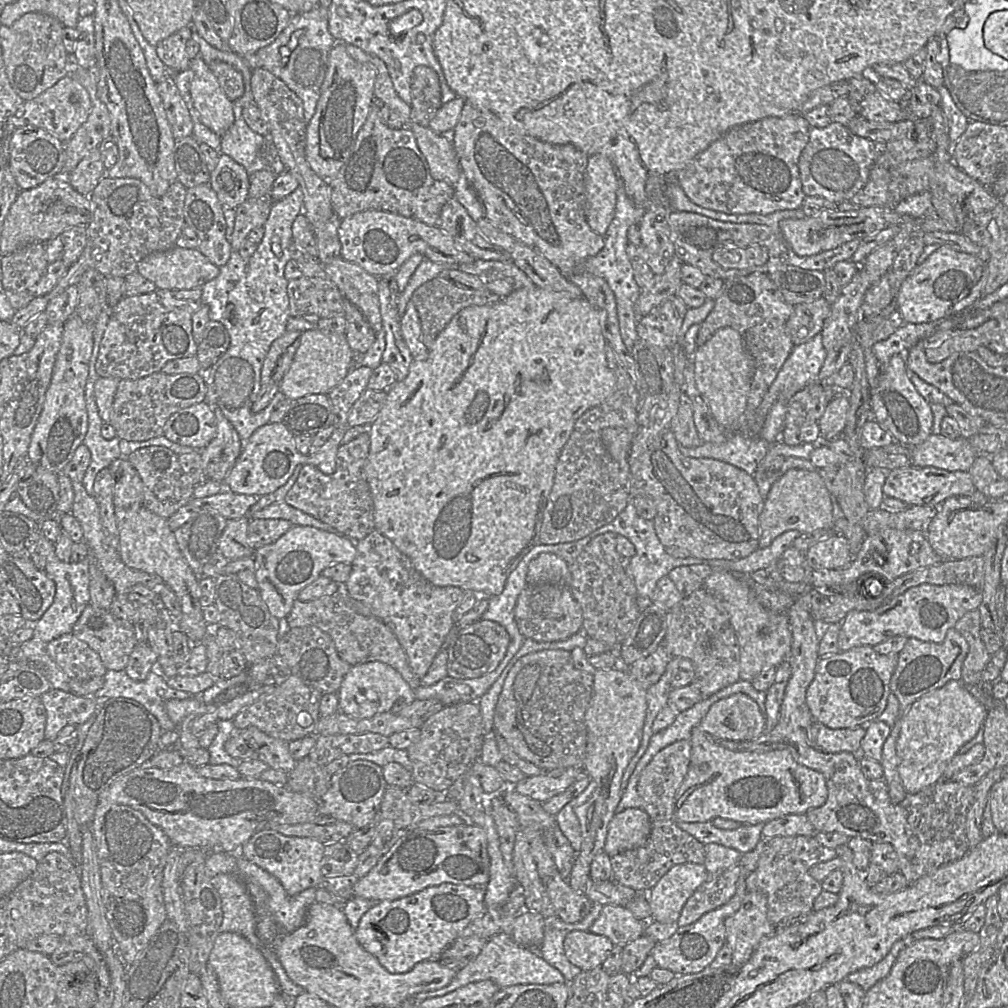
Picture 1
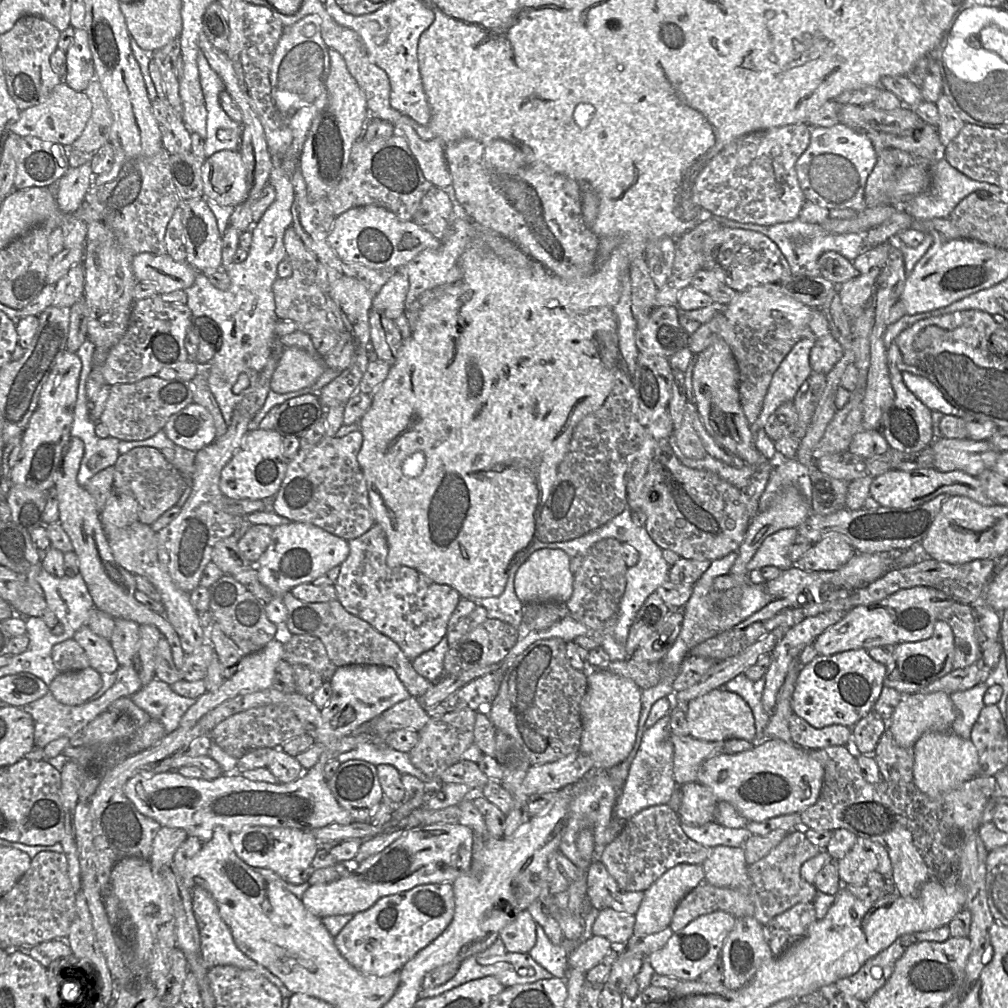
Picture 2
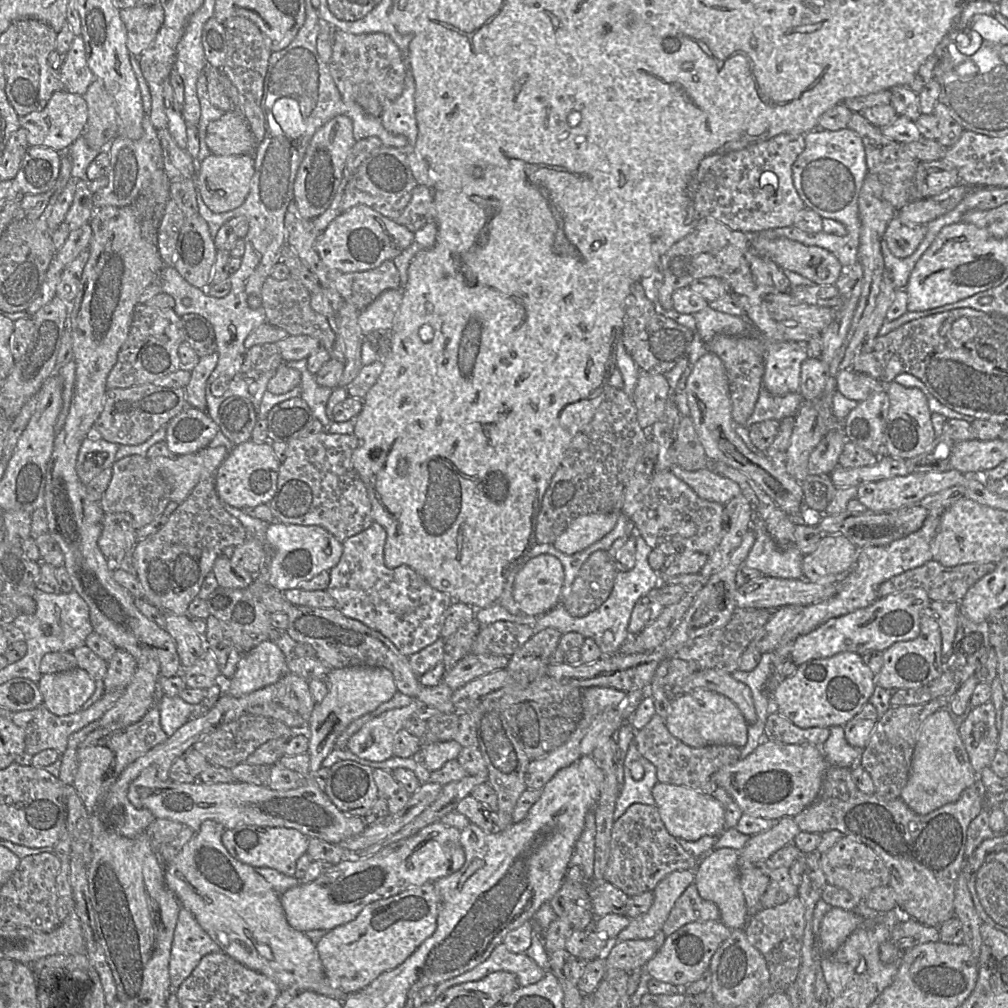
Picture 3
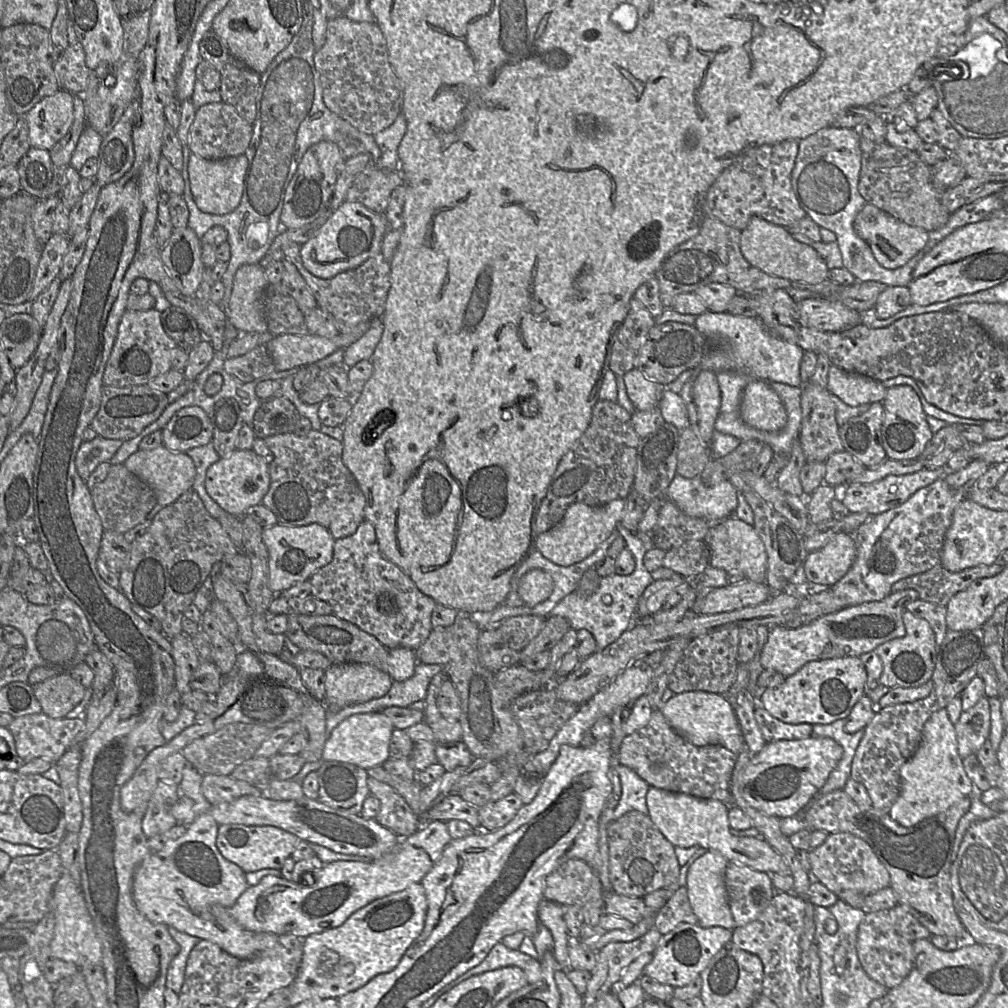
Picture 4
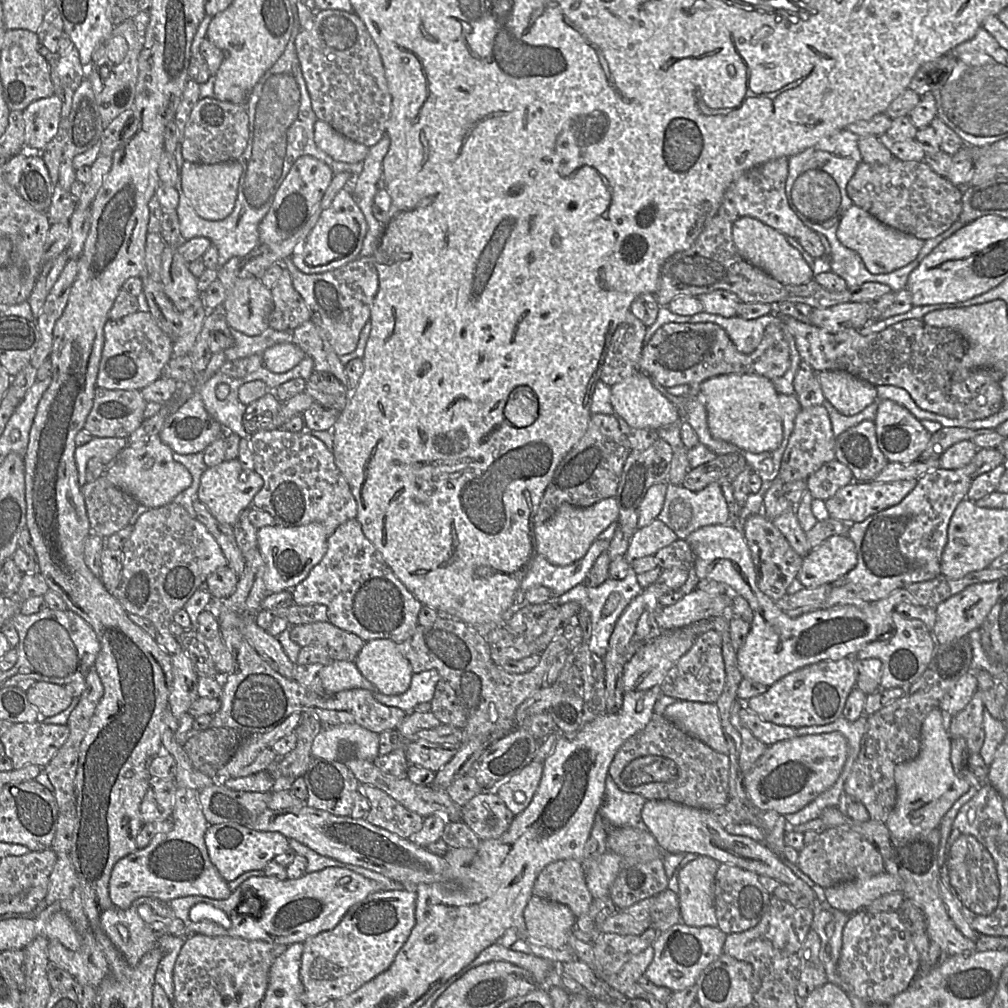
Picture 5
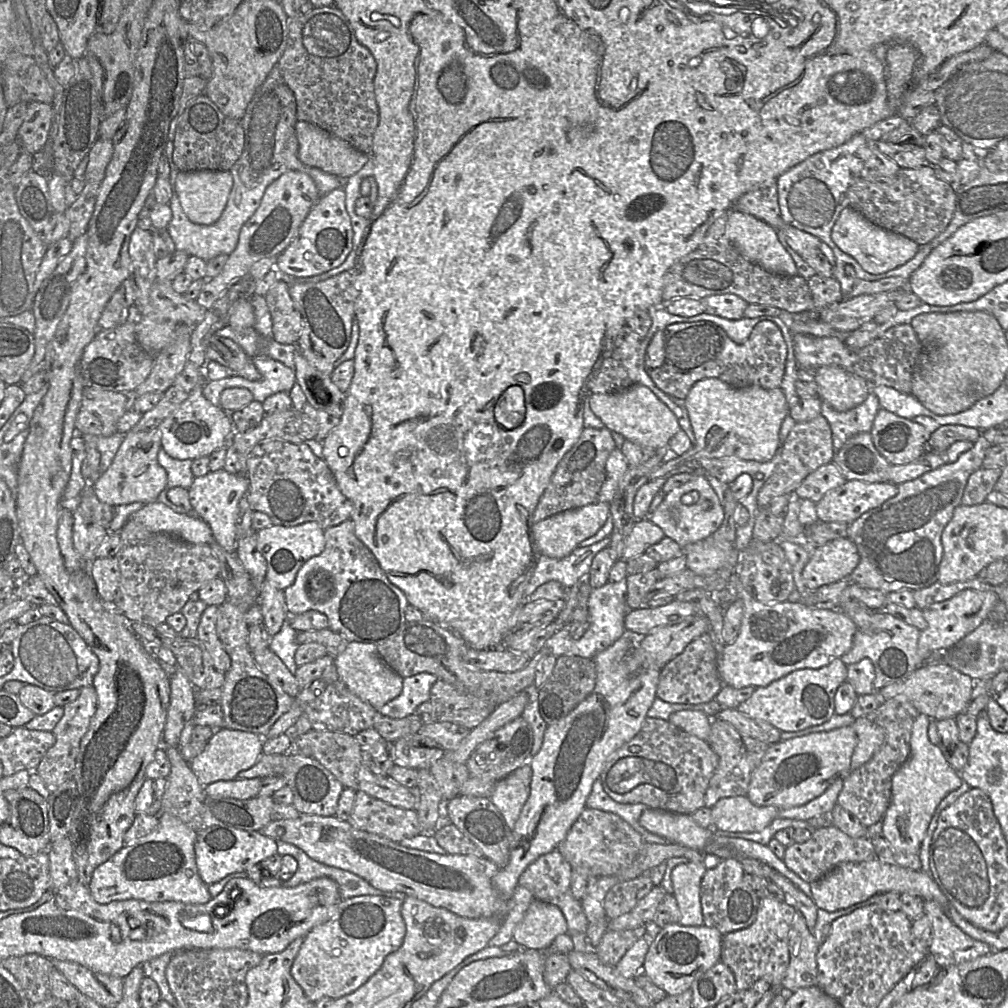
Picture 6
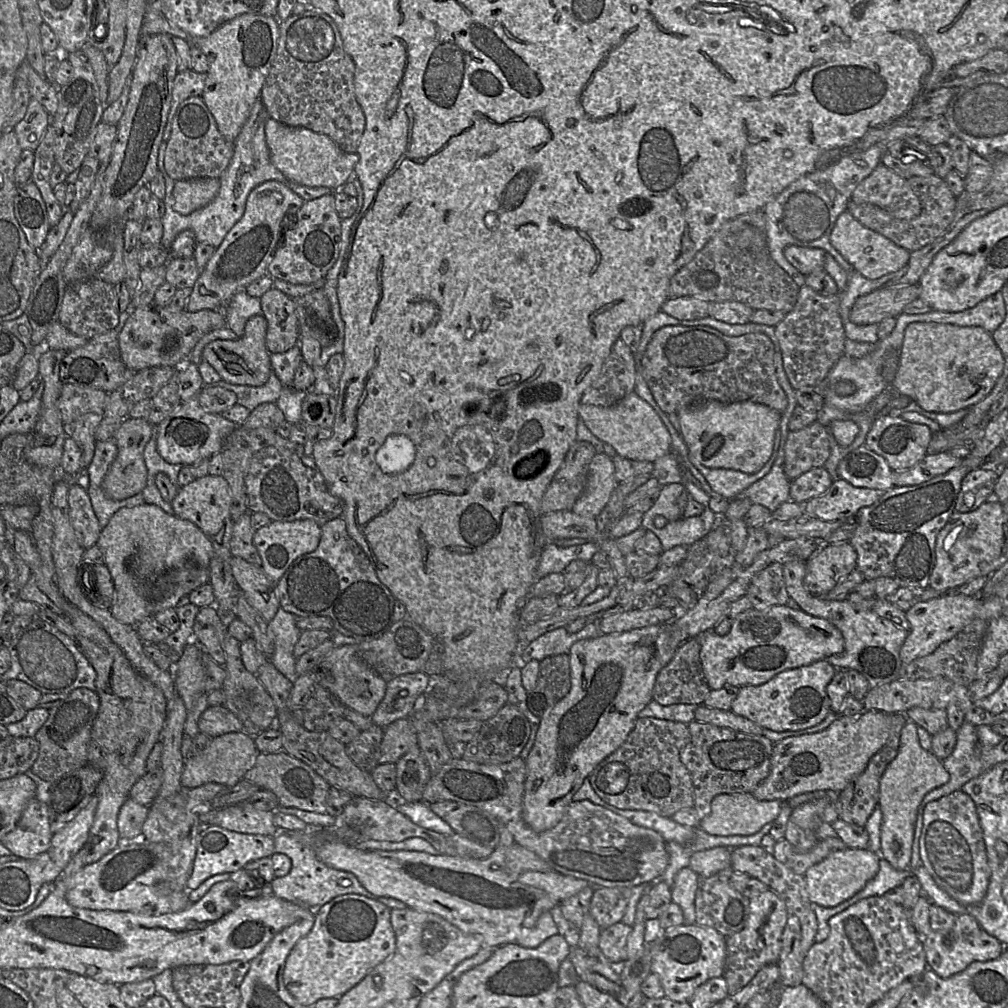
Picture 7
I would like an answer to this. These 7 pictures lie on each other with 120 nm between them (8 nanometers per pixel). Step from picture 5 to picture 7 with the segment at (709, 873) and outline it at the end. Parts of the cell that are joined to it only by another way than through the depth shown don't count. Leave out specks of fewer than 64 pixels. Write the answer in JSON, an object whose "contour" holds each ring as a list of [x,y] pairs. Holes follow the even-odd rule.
{"contour":[[[690,867],[682,868],[674,877],[671,901],[682,909],[684,924],[695,924],[695,893],[698,880],[699,875]]]}

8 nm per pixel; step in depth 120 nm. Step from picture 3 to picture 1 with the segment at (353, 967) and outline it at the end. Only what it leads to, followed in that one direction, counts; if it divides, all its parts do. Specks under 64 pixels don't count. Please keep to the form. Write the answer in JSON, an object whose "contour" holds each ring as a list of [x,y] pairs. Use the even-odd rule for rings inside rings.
{"contour":[[[442,883],[437,886],[429,886],[419,892],[394,900],[384,900],[376,903],[369,909],[360,919],[355,936],[359,944],[370,954],[375,956],[379,963],[391,974],[400,974],[409,972],[415,965],[420,962],[427,961],[433,958],[438,958],[441,953],[452,945],[458,938],[461,937],[462,931],[475,920],[482,912],[486,910],[484,887],[473,887],[463,884]]]}

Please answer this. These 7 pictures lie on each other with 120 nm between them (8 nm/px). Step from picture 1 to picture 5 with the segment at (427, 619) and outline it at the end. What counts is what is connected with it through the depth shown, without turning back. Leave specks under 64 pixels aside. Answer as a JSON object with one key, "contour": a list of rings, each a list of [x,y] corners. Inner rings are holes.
{"contour":[[[356,518],[341,524],[329,537],[328,547],[322,560],[309,575],[292,590],[297,605],[320,604],[327,607],[328,621],[334,626],[353,633],[365,642],[389,639],[400,644],[416,631],[418,615],[423,604],[395,576],[380,552],[366,538]]]}

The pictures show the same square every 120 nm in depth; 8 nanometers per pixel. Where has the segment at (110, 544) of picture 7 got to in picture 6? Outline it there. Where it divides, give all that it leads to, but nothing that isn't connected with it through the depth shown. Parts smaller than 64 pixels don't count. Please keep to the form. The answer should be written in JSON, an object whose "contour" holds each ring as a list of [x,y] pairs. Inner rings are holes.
{"contour":[[[154,501],[130,515],[129,519],[140,522],[152,532],[162,532],[193,544],[211,544],[215,541],[209,525],[197,516],[177,513]]]}

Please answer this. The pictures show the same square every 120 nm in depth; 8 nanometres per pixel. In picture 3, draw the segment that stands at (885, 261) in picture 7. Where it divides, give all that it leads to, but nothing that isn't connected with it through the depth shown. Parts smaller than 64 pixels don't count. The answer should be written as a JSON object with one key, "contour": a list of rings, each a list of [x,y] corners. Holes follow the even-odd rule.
{"contour":[[[895,216],[888,224],[883,236],[890,252],[897,258],[913,254],[926,234],[926,225],[907,226]]]}

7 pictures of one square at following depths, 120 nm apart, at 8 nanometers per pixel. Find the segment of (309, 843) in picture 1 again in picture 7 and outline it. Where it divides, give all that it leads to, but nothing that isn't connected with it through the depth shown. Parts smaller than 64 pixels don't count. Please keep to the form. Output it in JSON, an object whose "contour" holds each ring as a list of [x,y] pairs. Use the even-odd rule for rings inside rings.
{"contour":[[[218,825],[203,827],[198,835],[196,855],[192,872],[186,883],[186,891],[196,889],[211,876],[234,873],[249,862],[270,857],[274,853],[273,837],[238,833]]]}

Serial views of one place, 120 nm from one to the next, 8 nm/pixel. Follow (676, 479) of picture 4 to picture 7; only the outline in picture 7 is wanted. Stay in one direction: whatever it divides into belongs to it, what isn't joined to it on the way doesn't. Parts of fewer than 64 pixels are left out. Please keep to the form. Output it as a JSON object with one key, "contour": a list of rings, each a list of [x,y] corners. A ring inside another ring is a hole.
{"contour":[[[692,482],[666,484],[661,487],[660,494],[655,503],[644,513],[642,527],[651,531],[659,538],[663,551],[679,545],[689,547],[706,536],[718,523],[719,516],[709,508],[710,499],[711,497],[704,490]],[[684,491],[695,502],[703,505],[704,510],[701,513],[689,517],[684,515],[685,508],[681,508],[678,505],[678,497]]]}

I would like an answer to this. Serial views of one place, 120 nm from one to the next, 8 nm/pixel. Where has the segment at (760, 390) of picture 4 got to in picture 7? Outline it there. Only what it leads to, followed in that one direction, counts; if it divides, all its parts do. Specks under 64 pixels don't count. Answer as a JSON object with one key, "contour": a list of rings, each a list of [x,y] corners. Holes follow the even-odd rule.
{"contour":[[[716,400],[679,409],[679,432],[688,448],[691,462],[708,468],[758,472],[772,454],[776,431],[782,413],[764,404],[751,401],[722,403]]]}

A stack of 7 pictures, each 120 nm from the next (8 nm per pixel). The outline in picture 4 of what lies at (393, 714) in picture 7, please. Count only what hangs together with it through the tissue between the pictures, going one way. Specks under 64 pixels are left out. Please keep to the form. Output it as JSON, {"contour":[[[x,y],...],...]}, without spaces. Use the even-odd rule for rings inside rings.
{"contour":[[[417,663],[414,674],[403,682],[393,682],[385,696],[350,704],[335,711],[327,709],[327,738],[340,722],[352,715],[381,712],[393,706],[406,708],[417,701],[424,701],[432,678],[442,671],[442,666],[438,664]]]}

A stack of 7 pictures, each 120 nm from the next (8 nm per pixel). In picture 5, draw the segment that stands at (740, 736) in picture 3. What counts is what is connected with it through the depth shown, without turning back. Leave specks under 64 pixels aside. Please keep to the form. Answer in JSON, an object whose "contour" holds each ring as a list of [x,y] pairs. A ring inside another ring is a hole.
{"contour":[[[676,700],[666,707],[663,715],[687,734],[728,755],[729,747],[716,703]]]}

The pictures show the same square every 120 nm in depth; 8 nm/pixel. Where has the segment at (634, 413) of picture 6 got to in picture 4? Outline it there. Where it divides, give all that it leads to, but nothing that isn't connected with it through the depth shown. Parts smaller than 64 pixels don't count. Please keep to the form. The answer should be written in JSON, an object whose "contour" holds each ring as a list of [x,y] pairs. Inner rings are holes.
{"contour":[[[631,369],[623,376],[627,395],[636,410],[647,411],[659,405],[663,388],[641,370]]]}

